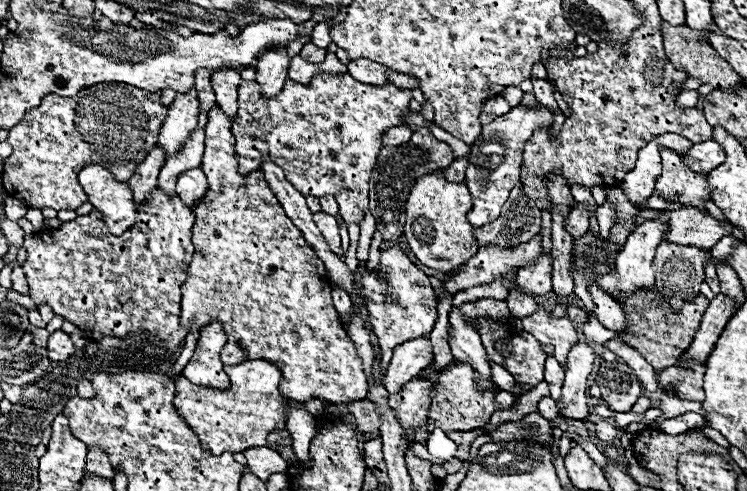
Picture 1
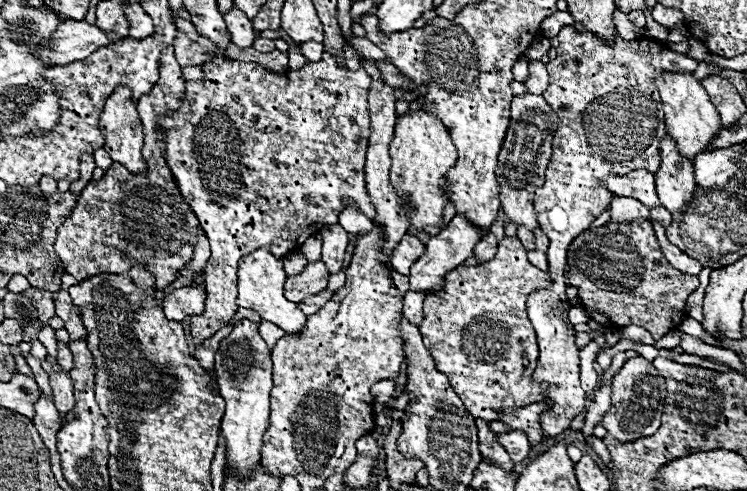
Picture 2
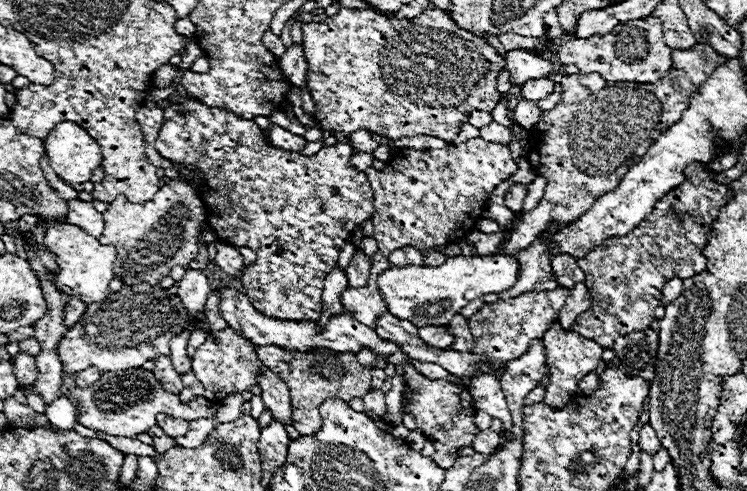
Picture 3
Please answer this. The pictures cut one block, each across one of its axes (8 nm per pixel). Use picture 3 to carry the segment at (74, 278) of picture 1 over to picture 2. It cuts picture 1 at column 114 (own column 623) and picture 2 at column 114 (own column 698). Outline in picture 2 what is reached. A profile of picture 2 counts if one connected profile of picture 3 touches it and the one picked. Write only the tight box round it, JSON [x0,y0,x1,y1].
[54,48,198,288]

